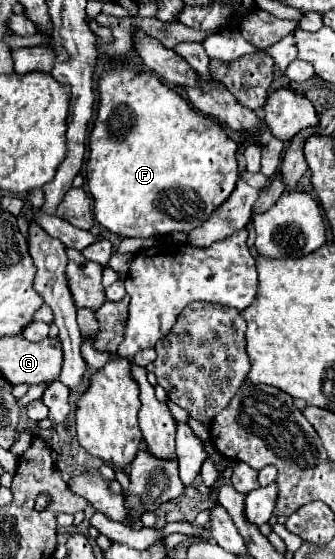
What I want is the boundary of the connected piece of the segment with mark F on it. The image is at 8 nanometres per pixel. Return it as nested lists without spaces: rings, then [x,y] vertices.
[[[109,70],[99,78],[99,108],[89,136],[85,180],[93,198],[95,220],[109,232],[125,238],[151,238],[171,232],[191,232],[233,192],[237,170],[237,144],[209,116],[199,114],[175,90],[151,72]]]

